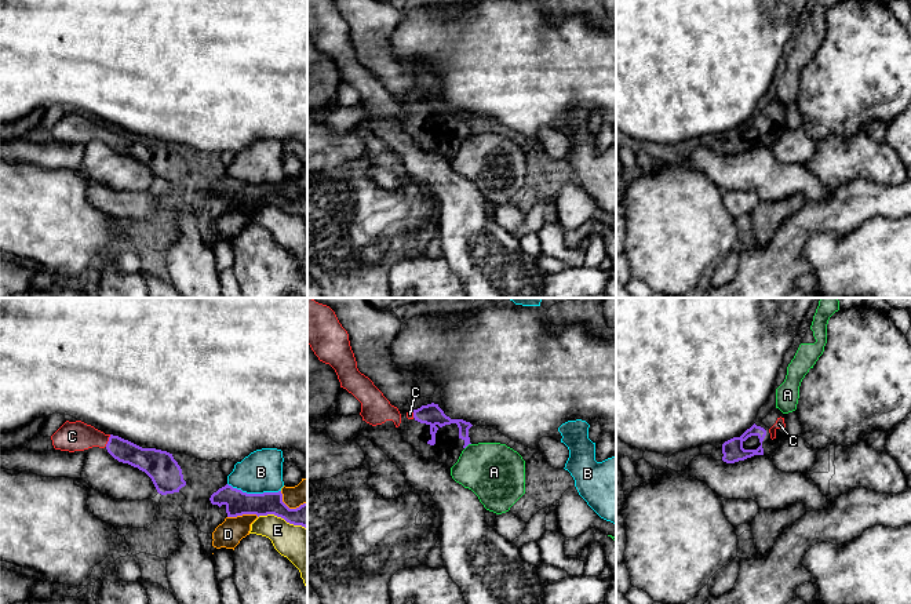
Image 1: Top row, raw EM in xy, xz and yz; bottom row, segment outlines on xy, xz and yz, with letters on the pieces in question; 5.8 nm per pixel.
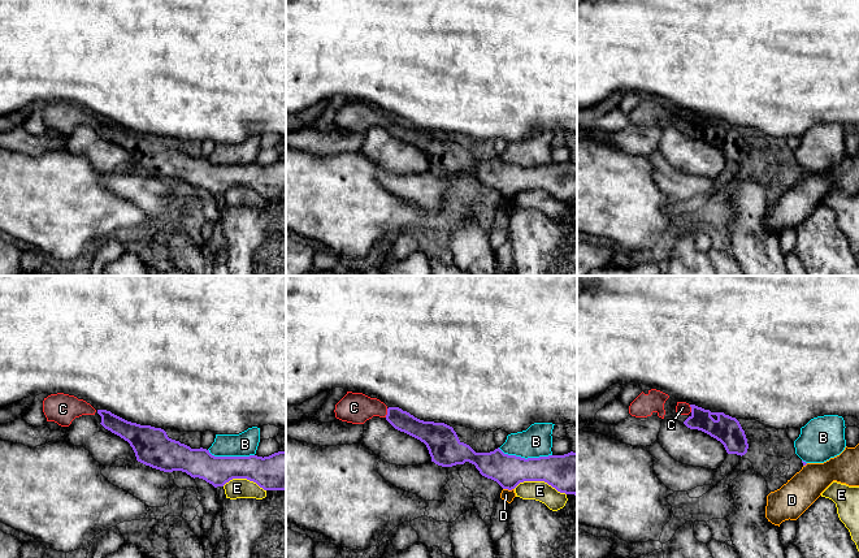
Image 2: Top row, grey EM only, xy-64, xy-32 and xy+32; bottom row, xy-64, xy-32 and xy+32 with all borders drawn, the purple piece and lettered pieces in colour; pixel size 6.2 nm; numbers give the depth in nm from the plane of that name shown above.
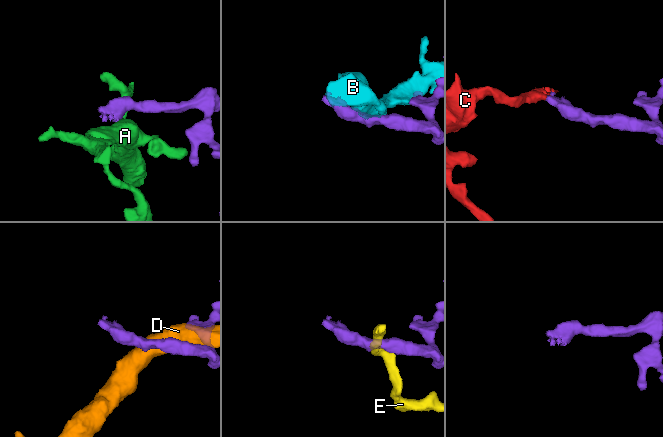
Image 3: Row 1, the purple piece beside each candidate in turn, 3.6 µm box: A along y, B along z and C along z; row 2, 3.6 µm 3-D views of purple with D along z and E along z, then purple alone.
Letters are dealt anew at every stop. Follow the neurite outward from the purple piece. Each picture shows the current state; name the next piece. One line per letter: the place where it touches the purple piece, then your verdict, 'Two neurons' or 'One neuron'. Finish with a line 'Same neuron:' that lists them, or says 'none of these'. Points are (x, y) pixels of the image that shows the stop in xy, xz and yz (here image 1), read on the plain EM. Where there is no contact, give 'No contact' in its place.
A: Touches purple at xz (467, 135). Two neurons
B: Touches purple at xy (254, 185). Two neurons
C: Touches purple at xy (109, 131). One neuron
D: Touches purple at xy (243, 204). Two neurons
E: Touches purple at xy (283, 208). Two neurons
Same neuron: C

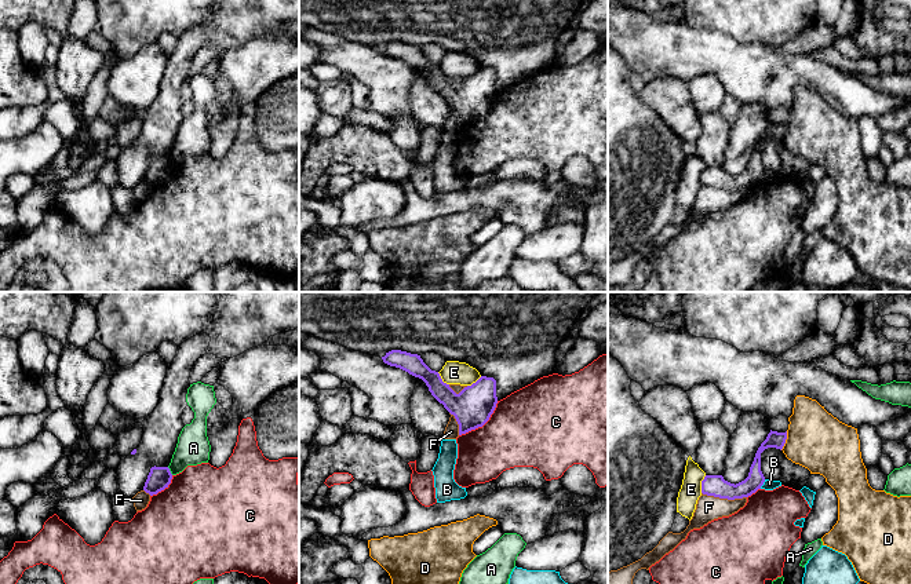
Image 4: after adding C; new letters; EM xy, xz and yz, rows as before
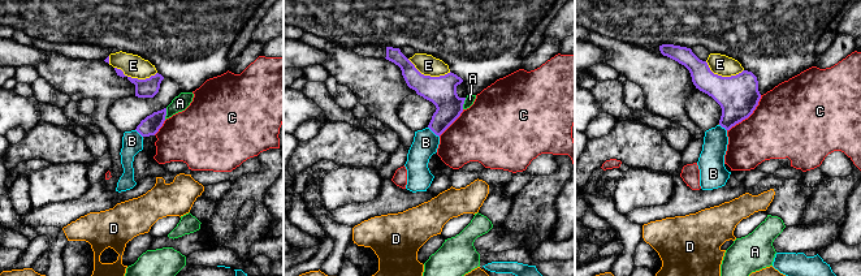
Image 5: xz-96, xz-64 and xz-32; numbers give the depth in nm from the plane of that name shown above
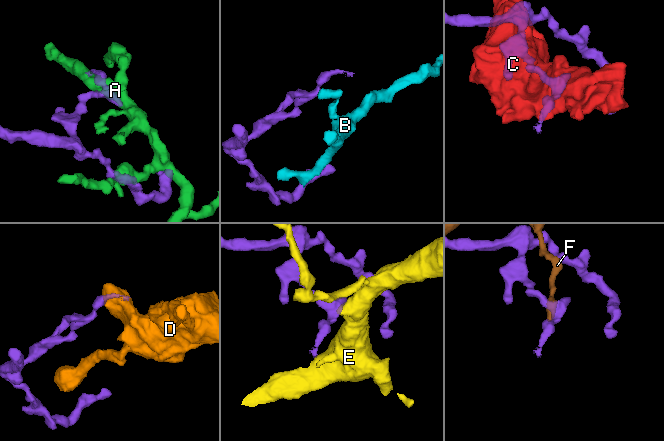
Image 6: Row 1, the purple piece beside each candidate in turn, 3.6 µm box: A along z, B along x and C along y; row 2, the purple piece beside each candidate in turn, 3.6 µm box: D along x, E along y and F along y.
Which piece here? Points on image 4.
A: Touches purple at xy (170, 163). Two neurons
B: Touches purple at yz (762, 175). Two neurons
C: Touches purple at xz (483, 116). Two neurons
D: Touches purple at yz (784, 132). Two neurons
E: Touches purple at yz (702, 175). Two neurons
F: Touches purple at yz (724, 189). Two neurons
Same neuron: none of these

